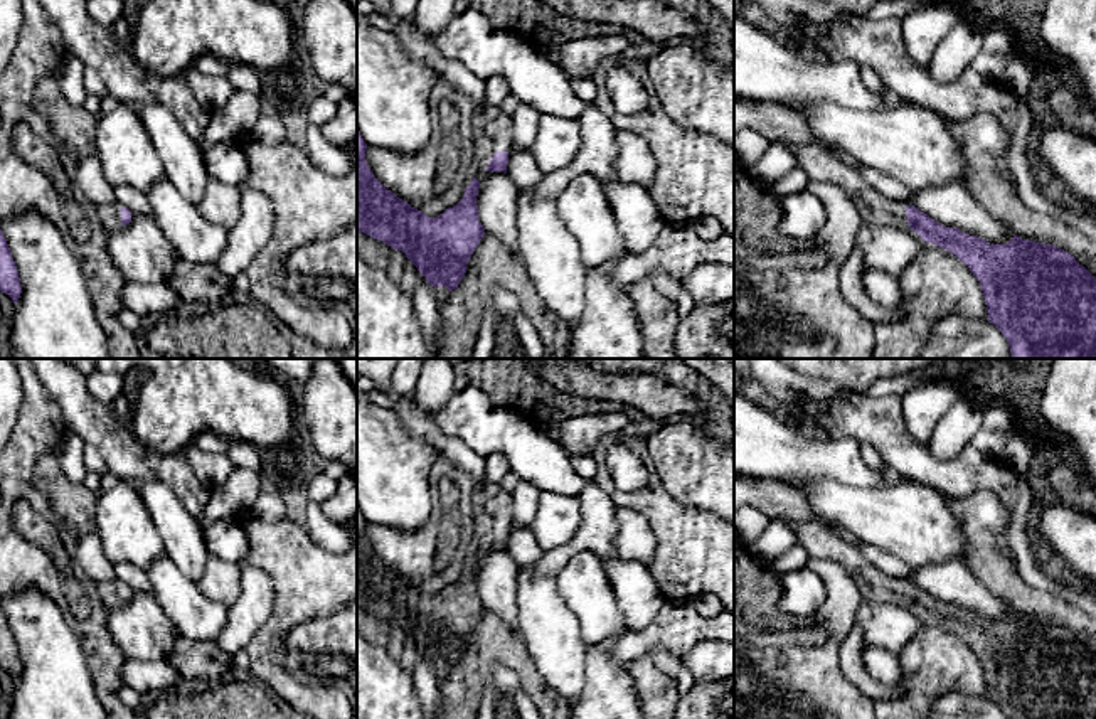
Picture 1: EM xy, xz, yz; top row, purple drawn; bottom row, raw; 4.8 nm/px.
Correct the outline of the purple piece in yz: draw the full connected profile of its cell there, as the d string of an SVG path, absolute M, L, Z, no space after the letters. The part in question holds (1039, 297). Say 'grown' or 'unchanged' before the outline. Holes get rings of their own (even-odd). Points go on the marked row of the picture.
grown; M818 143L791 148L810 178L840 187L864 221L906 226L963 261L980 281L988 322L1007 338L1012 359L1096 359L1096 276L1067 251L1015 234L1007 244L988 244L882 197Z

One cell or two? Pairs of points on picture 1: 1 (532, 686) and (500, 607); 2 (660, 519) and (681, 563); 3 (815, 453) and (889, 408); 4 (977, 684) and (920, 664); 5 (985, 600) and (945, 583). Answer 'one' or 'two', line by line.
1: two
2: one
3: two
4: one
5: one

